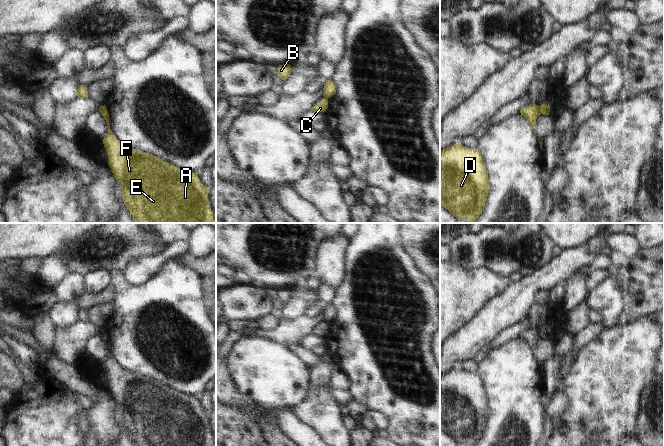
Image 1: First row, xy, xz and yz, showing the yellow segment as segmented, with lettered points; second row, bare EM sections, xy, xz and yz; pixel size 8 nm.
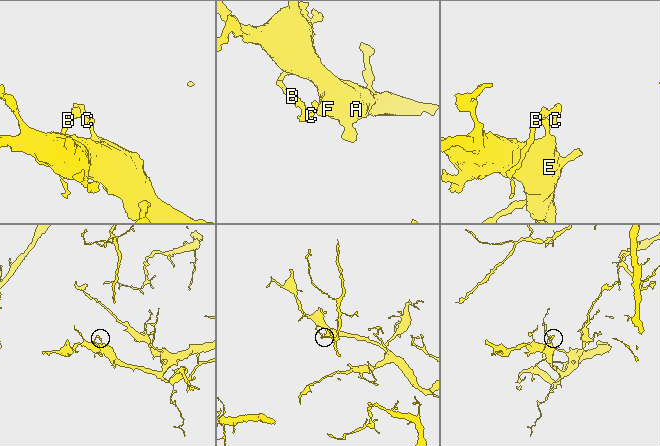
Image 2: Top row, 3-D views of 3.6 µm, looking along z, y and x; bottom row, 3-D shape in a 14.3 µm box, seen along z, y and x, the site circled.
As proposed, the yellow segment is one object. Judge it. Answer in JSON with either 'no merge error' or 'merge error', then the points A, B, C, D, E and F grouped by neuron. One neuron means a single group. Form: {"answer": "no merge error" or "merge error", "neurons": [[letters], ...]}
{"answer": "merge error", "neurons": [["A", "D", "E", "F"], ["B", "C"]]}

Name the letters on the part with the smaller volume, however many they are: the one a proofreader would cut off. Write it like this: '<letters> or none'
B, C

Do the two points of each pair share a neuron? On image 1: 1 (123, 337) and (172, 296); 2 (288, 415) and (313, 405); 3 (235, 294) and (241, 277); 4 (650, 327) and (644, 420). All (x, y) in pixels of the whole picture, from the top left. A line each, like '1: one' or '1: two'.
1: one
2: two
3: two
4: two

